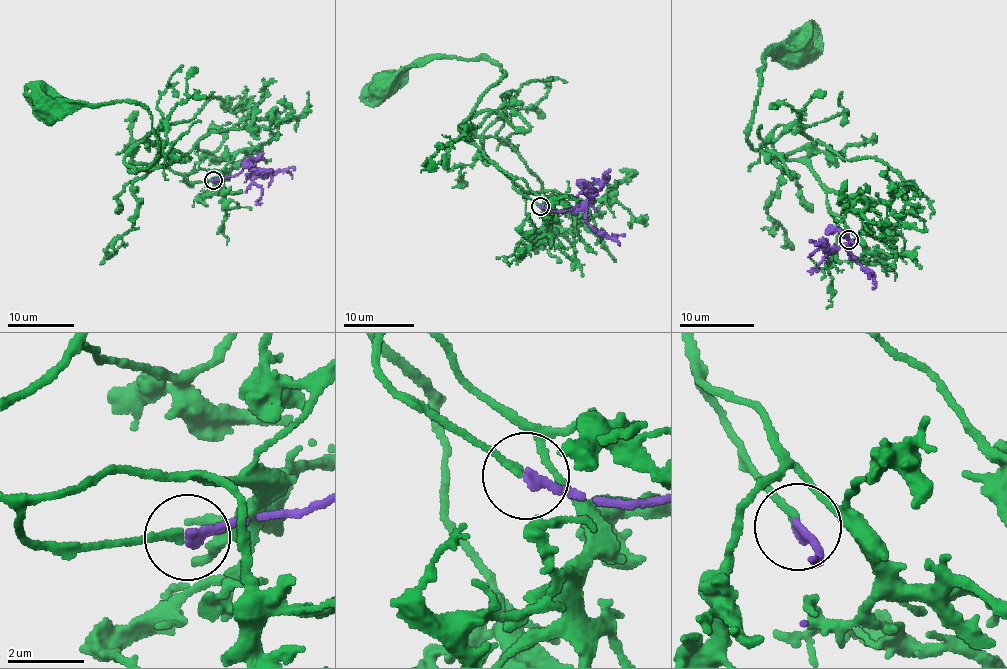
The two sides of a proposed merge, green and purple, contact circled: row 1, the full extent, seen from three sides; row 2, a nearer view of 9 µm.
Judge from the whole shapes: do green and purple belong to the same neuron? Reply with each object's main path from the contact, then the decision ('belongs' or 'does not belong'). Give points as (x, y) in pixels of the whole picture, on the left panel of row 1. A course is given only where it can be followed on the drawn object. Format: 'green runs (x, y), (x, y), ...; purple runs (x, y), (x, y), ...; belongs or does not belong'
green runs (212, 181), (189, 182), (141, 163), (127, 171), (154, 161), (158, 143), (150, 114), (134, 102), (46, 111); purple runs (212, 181), (234, 176), (254, 162), (258, 177), (282, 171), (290, 173), (292, 179); belongs

